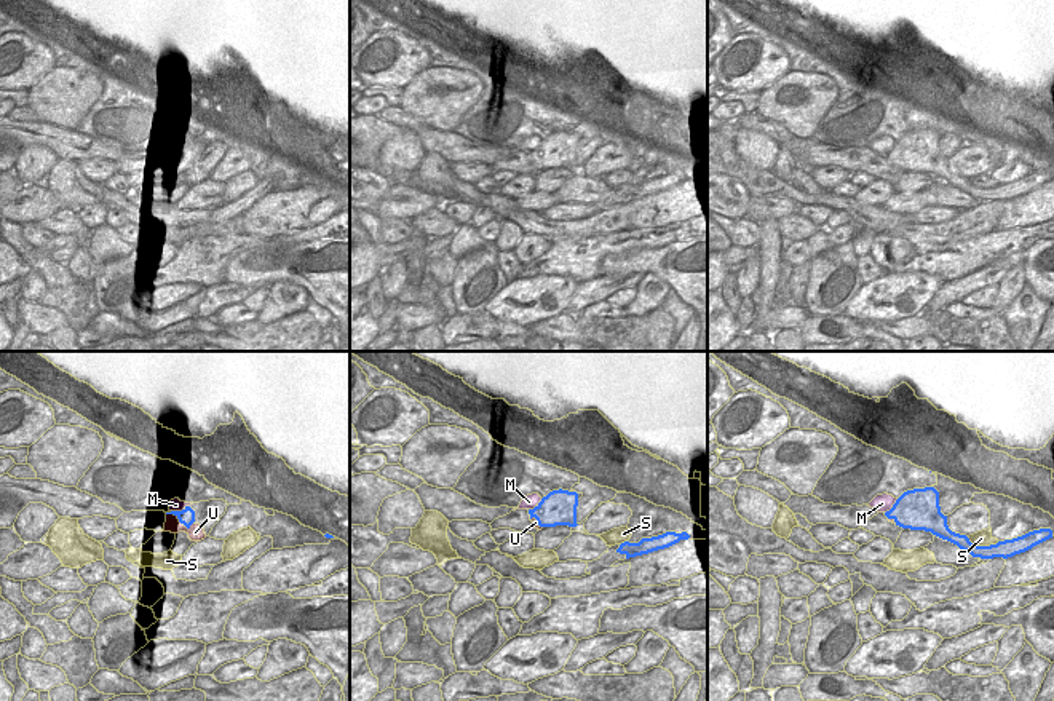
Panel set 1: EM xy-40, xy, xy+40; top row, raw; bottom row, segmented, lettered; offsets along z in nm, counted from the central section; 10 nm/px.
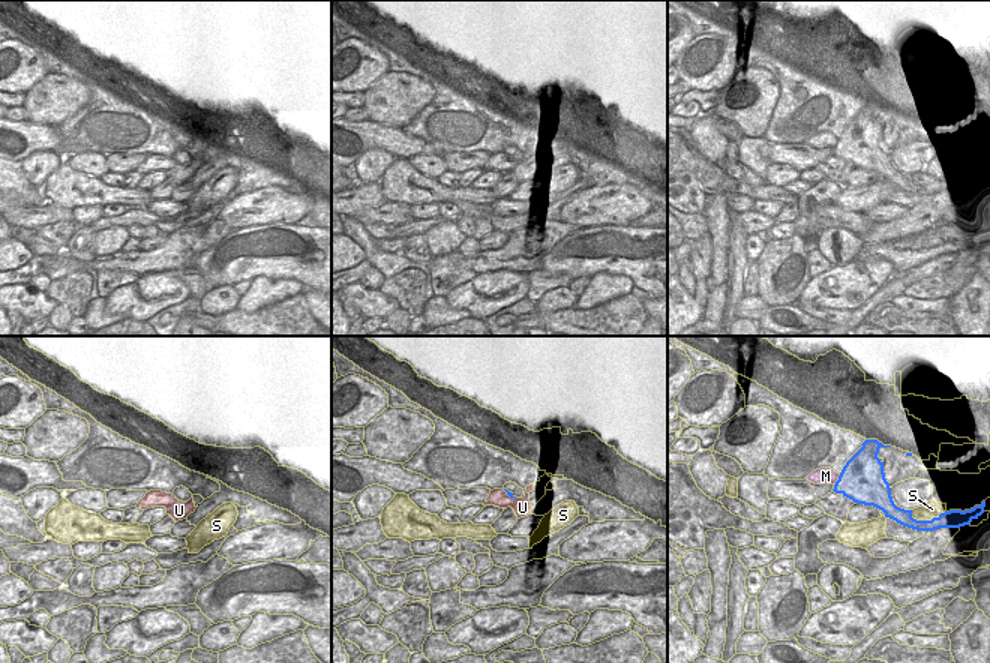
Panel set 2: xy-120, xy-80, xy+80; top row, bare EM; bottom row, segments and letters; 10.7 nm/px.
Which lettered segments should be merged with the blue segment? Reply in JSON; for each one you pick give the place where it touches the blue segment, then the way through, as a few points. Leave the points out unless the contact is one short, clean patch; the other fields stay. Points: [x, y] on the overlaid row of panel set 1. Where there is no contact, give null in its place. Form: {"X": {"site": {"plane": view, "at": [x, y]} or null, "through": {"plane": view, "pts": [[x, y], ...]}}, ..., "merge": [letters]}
{"merge": []}

